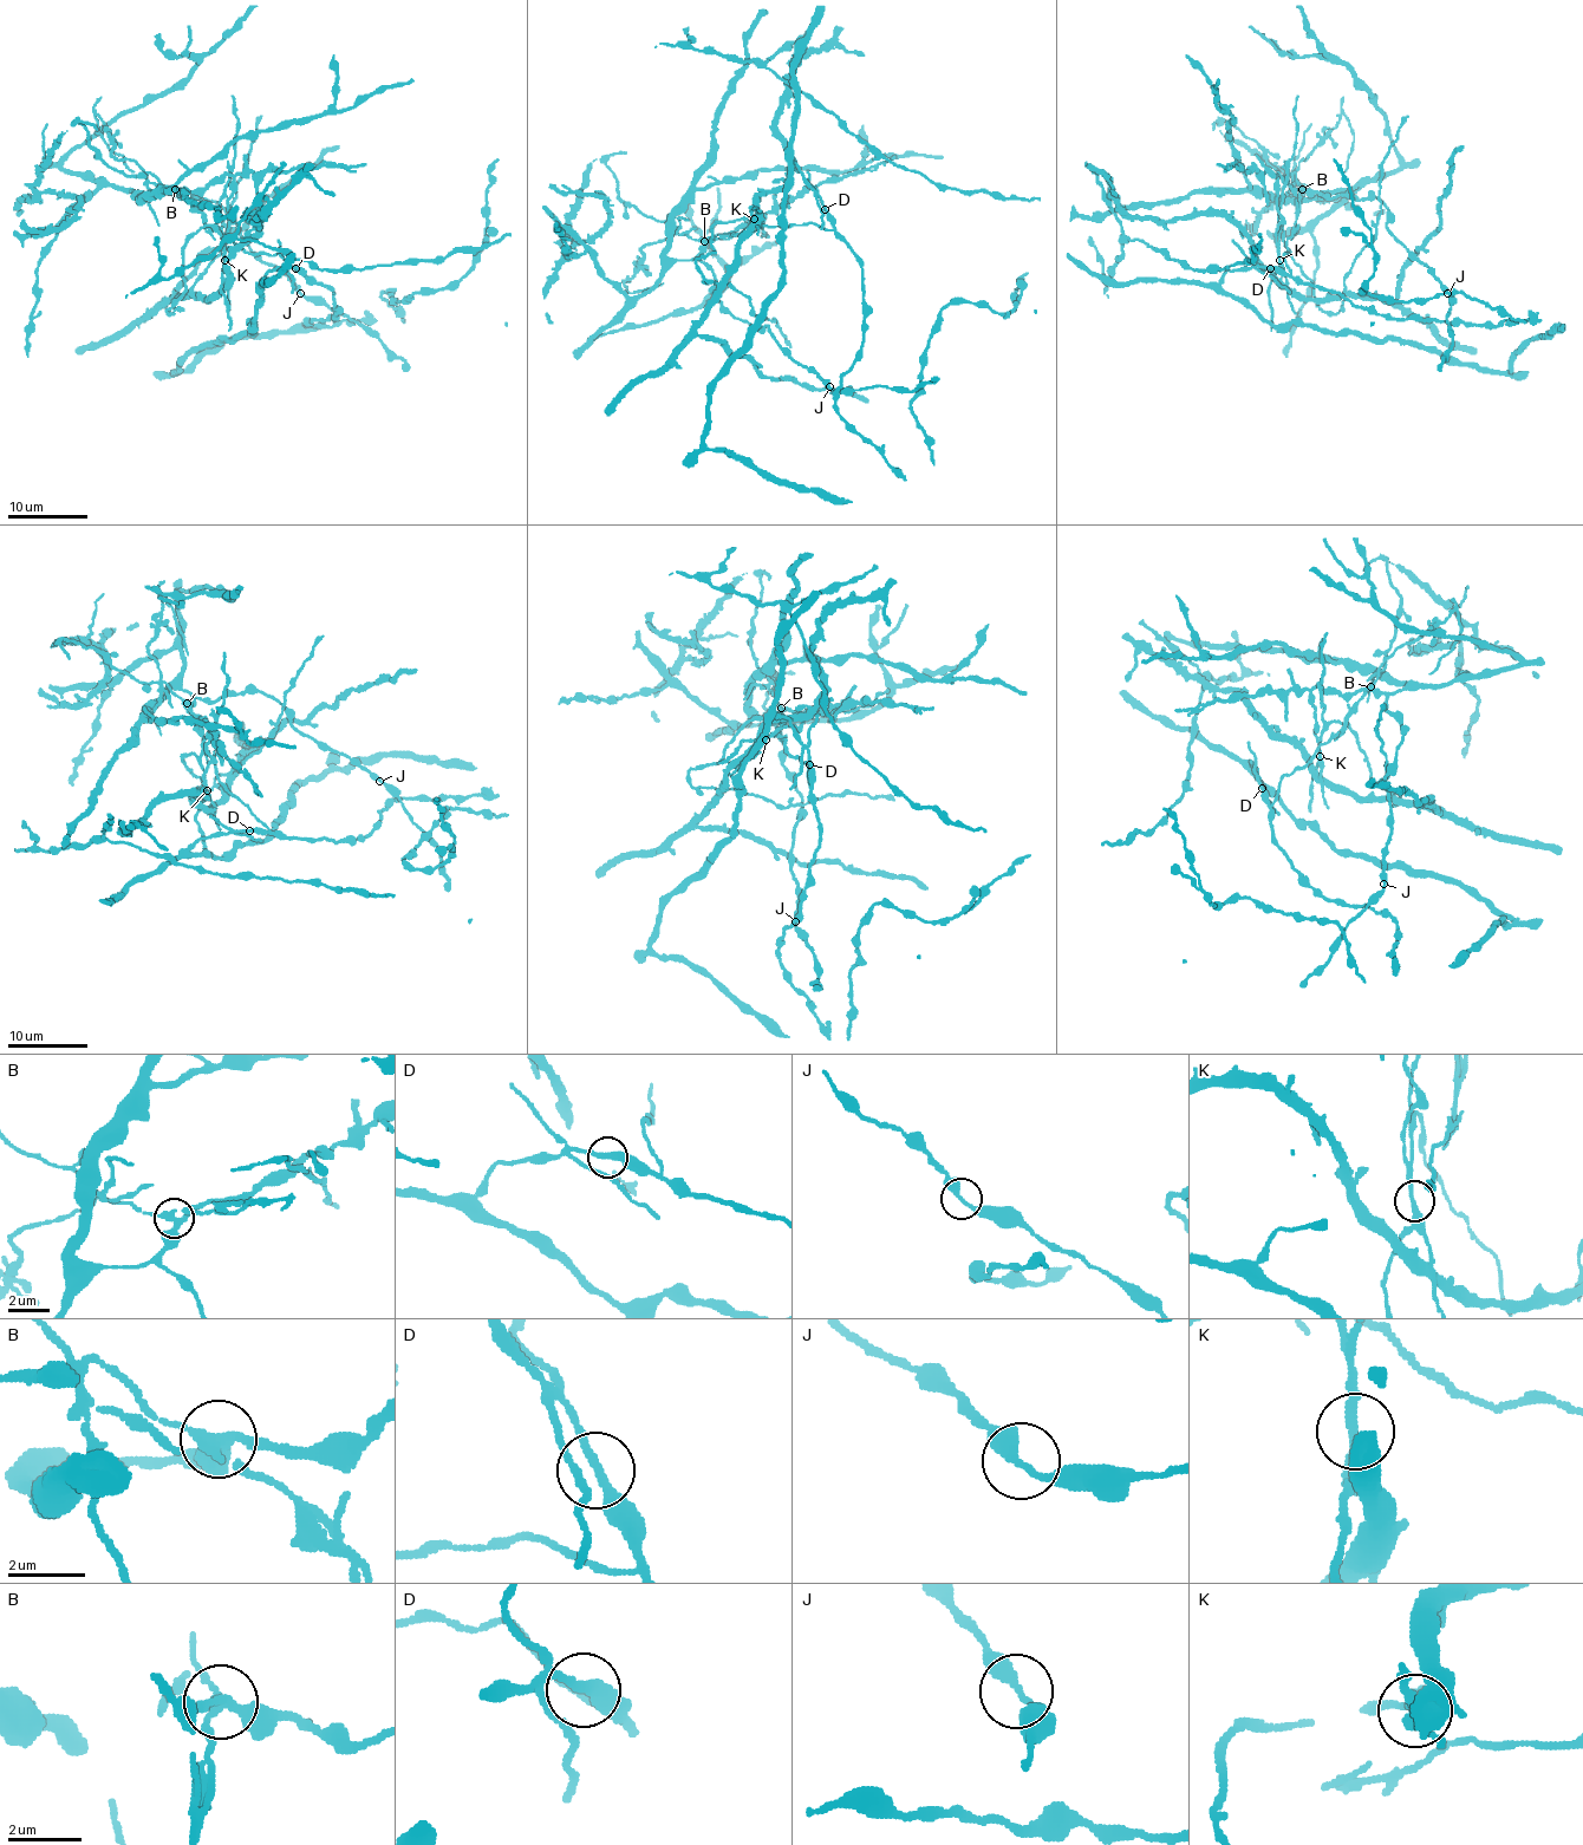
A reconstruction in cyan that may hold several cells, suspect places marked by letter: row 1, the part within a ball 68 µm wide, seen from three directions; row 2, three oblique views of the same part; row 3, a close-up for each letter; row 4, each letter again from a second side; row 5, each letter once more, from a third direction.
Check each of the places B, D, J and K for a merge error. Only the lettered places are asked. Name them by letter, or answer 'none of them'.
B, K

